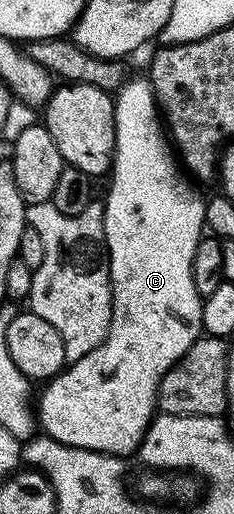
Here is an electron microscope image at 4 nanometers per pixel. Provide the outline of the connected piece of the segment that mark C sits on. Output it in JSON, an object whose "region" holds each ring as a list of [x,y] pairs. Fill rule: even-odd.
{"region":[[[129,78],[114,102],[116,152],[108,199],[103,200],[108,271],[112,275],[110,329],[98,349],[86,353],[76,363],[68,363],[56,378],[43,384],[44,392],[38,395],[38,427],[45,436],[68,446],[128,457],[137,450],[148,424],[157,414],[156,394],[162,377],[202,335],[202,297],[194,289],[192,262],[194,249],[202,238],[205,200],[200,199],[178,166],[147,78]]]}

